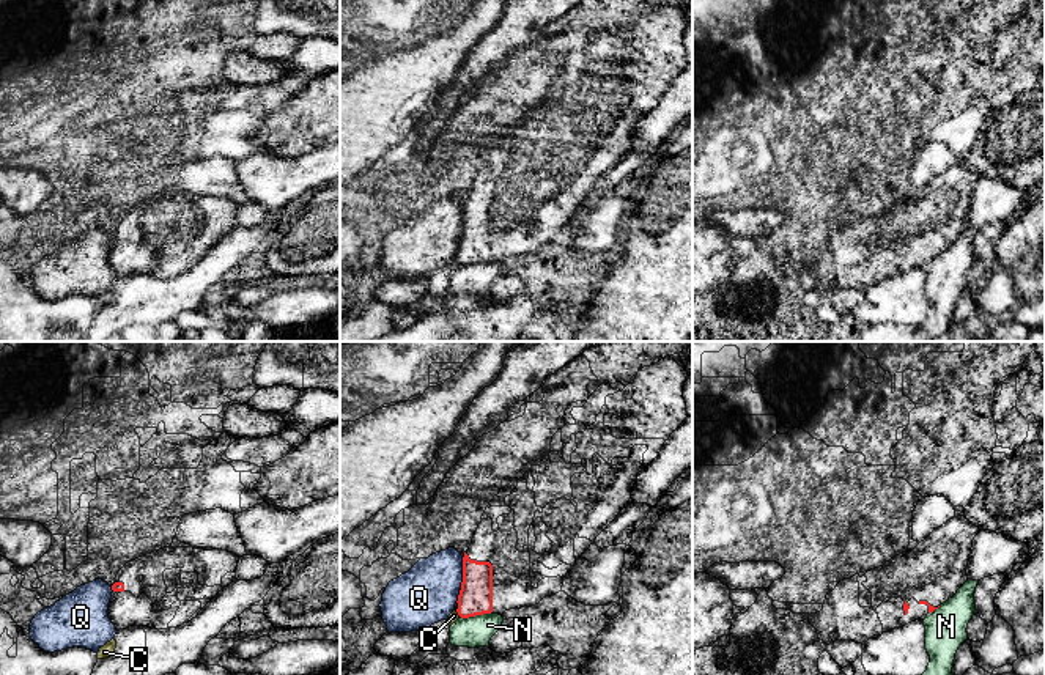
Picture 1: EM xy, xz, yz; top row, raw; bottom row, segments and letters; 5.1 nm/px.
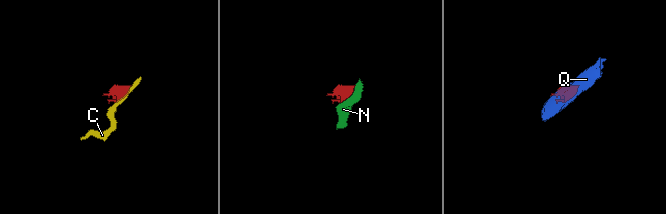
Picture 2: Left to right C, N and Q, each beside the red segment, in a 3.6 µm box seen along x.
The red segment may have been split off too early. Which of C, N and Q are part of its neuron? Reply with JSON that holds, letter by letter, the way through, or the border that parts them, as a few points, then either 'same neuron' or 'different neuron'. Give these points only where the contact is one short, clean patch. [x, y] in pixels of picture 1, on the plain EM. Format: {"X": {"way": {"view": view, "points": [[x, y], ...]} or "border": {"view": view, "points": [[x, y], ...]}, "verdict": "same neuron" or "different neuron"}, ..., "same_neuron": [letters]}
{"C": {"border": {"view": "xz", "points": [[455, 258], [460, 263]]}, "verdict": "different neuron"}, "N": {"border": {"view": "xz", "points": [[491, 258], [482, 263], [460, 265]]}, "verdict": "different neuron"}, "Q": {"border": {"view": "xz", "points": [[463, 205], [463, 228], [455, 249]]}, "verdict": "different neuron"}, "same_neuron": []}

